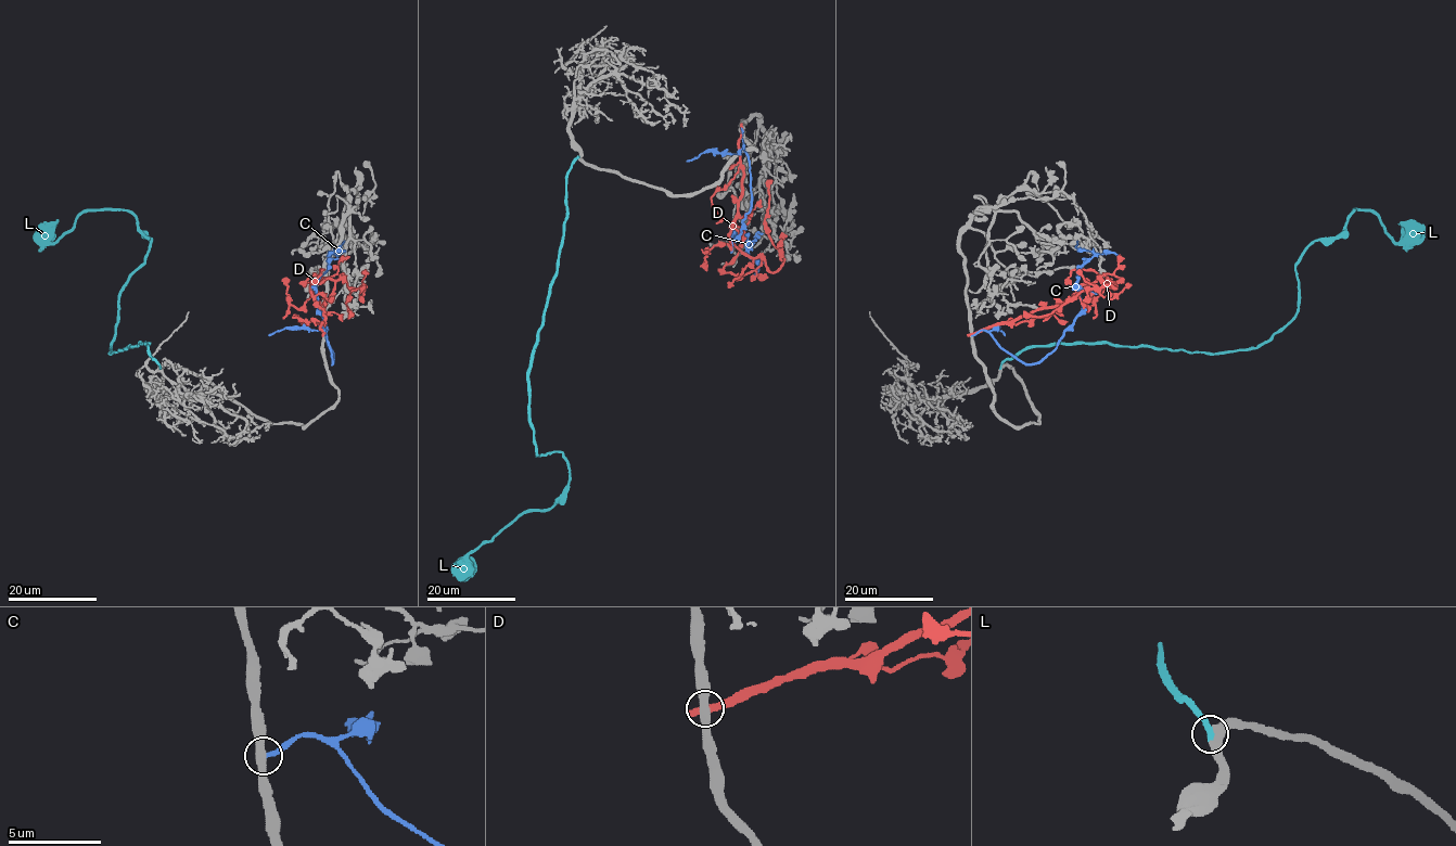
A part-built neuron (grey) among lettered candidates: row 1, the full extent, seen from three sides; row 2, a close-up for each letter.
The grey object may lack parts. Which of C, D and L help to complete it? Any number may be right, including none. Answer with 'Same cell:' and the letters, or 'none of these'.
Same cell: L

